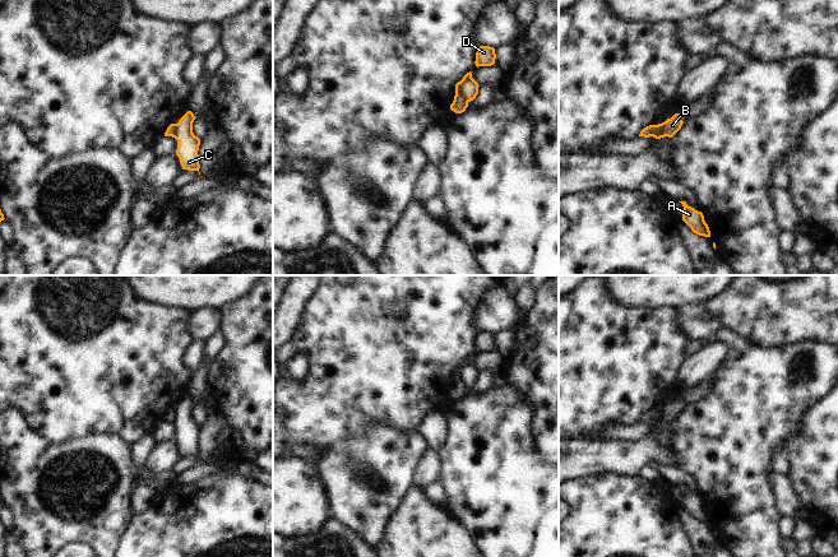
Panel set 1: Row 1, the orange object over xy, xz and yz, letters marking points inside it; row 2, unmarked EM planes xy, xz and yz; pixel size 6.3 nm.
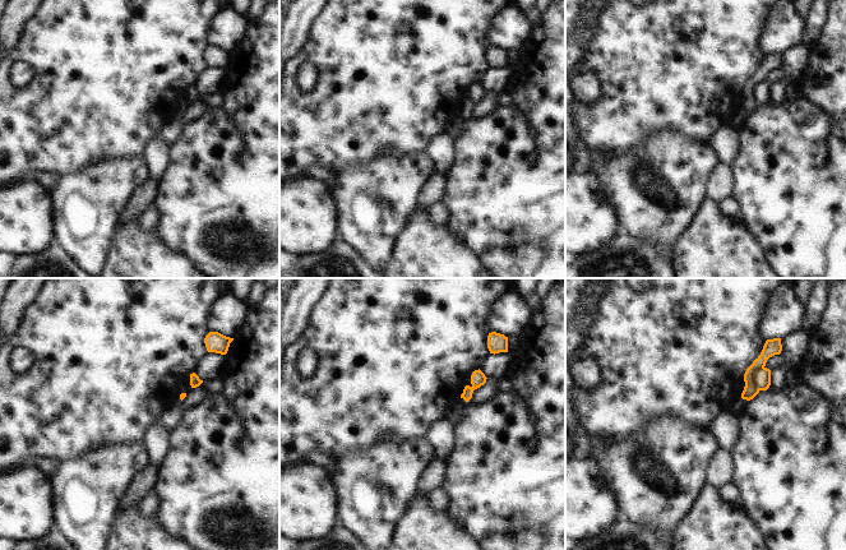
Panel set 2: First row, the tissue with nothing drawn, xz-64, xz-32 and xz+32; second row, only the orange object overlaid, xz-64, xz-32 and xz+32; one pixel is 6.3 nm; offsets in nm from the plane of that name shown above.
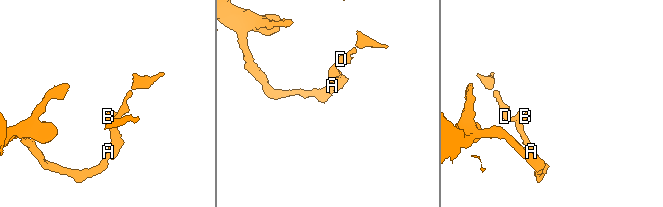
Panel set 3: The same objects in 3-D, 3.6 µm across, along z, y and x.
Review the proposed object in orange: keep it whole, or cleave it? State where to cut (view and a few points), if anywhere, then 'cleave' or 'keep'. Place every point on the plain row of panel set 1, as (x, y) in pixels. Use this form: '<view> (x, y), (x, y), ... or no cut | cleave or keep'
xz (471, 362), (462, 368), (461, 374), (467, 388) | cleave

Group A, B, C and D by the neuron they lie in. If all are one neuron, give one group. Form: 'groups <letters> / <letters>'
groups A C / B D

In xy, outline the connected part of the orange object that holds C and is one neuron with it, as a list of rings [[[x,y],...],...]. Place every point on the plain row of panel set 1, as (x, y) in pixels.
[[[187,396],[176,409],[176,421],[177,435],[176,441],[180,445],[182,455],[198,456],[200,454],[199,450],[199,431],[200,424],[193,418],[193,408],[196,403],[191,396]]]

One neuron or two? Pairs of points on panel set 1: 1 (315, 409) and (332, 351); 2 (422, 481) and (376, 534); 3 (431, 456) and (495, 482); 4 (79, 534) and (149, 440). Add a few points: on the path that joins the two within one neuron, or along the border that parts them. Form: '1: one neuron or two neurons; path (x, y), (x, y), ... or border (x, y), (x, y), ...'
1: one neuron; path (322, 395), (322, 365)
2: two neurons; border (425, 456), (420, 463), (413, 484)
3: two neurons; border (439, 451), (441, 459), (440, 481)
4: two neurons; border (130, 444), (130, 455), (139, 477)

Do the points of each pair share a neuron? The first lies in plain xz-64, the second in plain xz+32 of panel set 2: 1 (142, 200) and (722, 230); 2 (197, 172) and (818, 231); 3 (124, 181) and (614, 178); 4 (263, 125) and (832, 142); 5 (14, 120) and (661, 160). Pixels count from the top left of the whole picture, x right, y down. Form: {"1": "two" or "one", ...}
{"1": "two", "2": "one", "3": "one", "4": "one", "5": "two"}

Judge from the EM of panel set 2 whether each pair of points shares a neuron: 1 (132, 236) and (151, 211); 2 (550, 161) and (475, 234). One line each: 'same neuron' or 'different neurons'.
1: different neurons
2: different neurons

